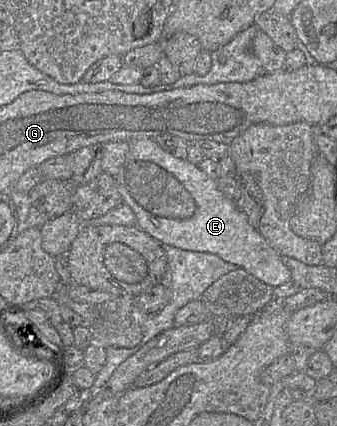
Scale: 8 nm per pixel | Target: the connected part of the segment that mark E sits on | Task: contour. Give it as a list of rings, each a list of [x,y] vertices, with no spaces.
[[[136,139],[129,142],[129,147],[124,164],[113,178],[124,204],[133,210],[141,230],[161,244],[215,254],[271,287],[278,287],[291,280],[291,272],[283,263],[281,255],[268,245],[258,229],[249,224],[246,214],[237,207],[235,201],[220,191],[216,180],[199,167],[165,152],[155,140]]]

